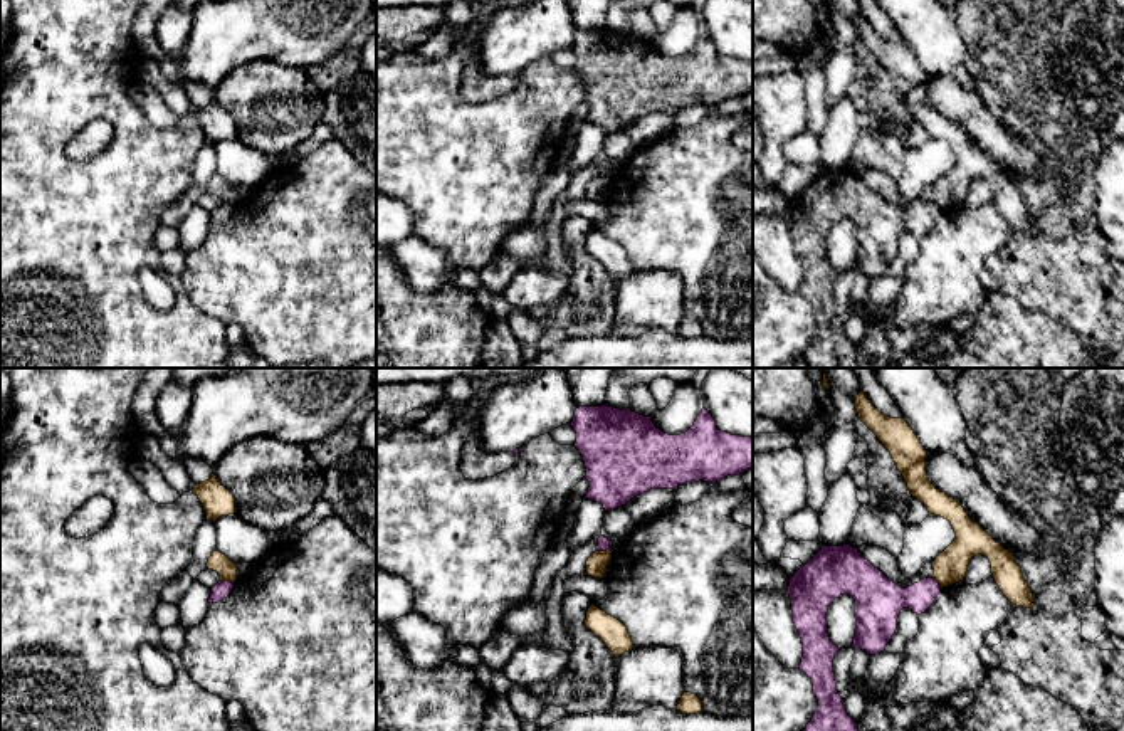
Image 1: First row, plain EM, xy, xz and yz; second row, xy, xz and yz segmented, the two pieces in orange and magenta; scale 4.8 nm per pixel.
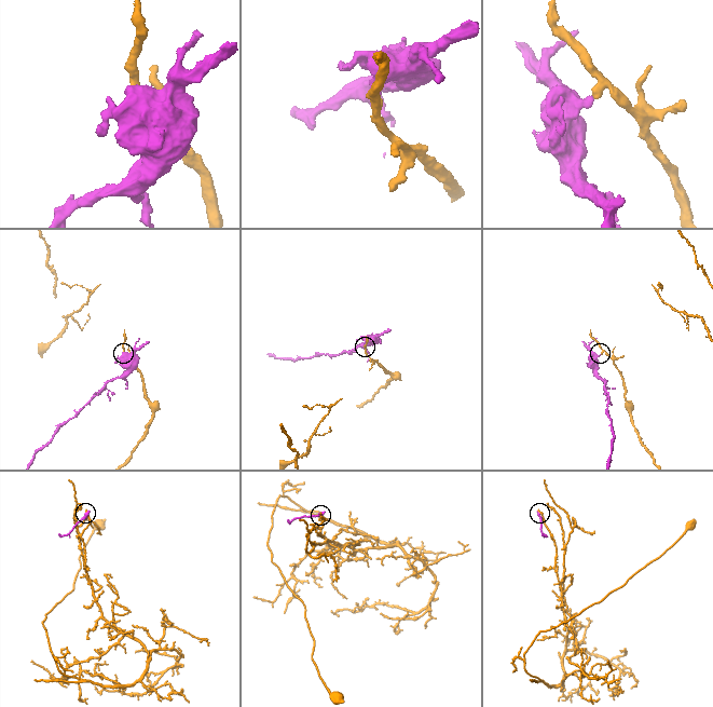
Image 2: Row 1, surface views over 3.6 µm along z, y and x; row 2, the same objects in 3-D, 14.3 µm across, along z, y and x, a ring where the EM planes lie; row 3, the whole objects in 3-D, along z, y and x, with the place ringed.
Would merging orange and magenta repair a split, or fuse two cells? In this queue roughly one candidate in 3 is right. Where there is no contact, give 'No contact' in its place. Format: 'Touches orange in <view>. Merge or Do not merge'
Touches orange in xz. Do not merge

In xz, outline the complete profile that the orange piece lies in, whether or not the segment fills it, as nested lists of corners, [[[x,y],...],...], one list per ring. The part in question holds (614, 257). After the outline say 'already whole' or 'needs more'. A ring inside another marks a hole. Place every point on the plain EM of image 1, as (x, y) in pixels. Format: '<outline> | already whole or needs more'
[[[596,229],[588,232],[585,249],[603,264],[615,281],[635,271],[627,250]]] | already whole

